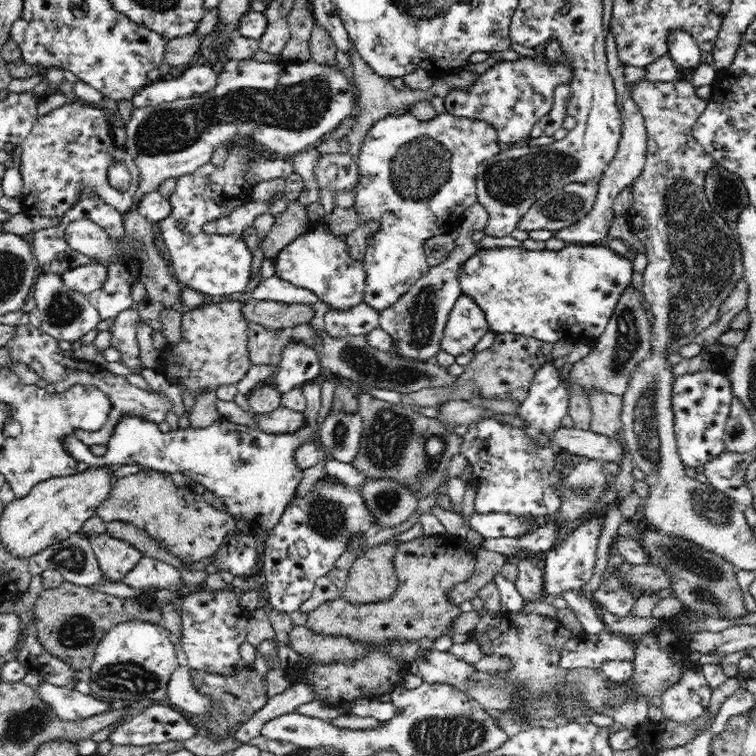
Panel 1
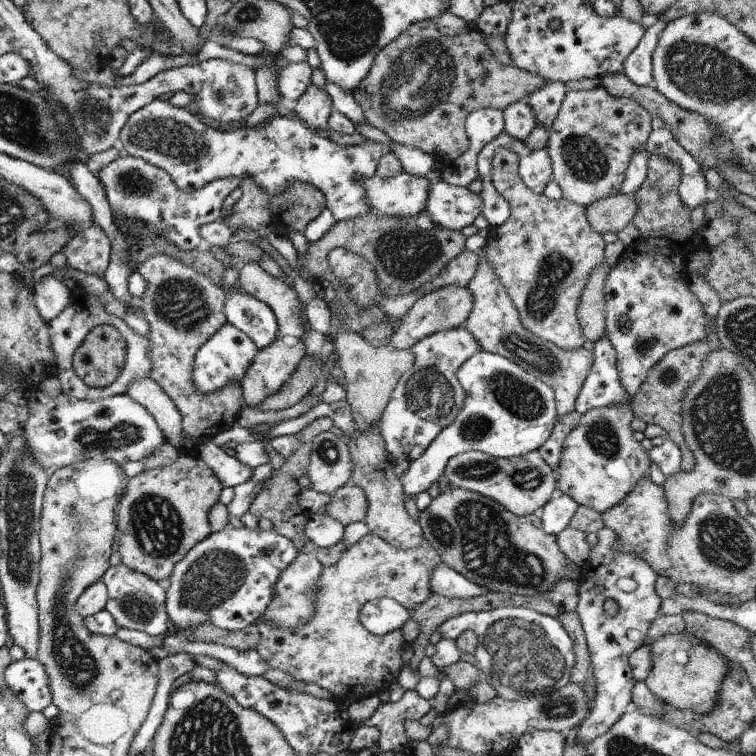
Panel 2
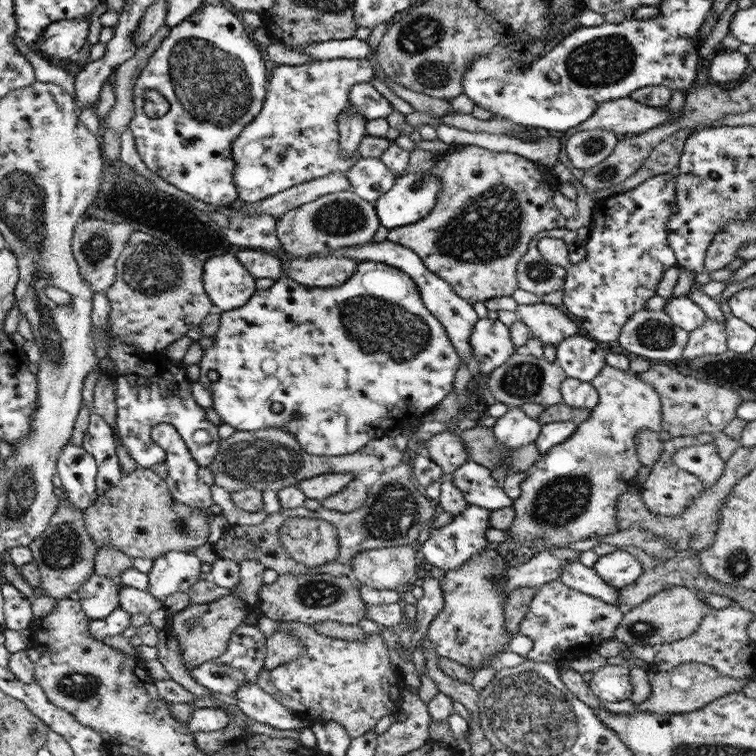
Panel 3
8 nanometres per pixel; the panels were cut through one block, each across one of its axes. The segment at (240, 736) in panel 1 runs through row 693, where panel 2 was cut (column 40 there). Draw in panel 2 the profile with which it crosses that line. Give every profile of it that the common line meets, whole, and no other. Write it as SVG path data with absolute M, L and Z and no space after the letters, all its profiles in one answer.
M45 277L34 286L35 302L39 308L39 314L48 322L61 314L71 302L71 292L56 278Z

